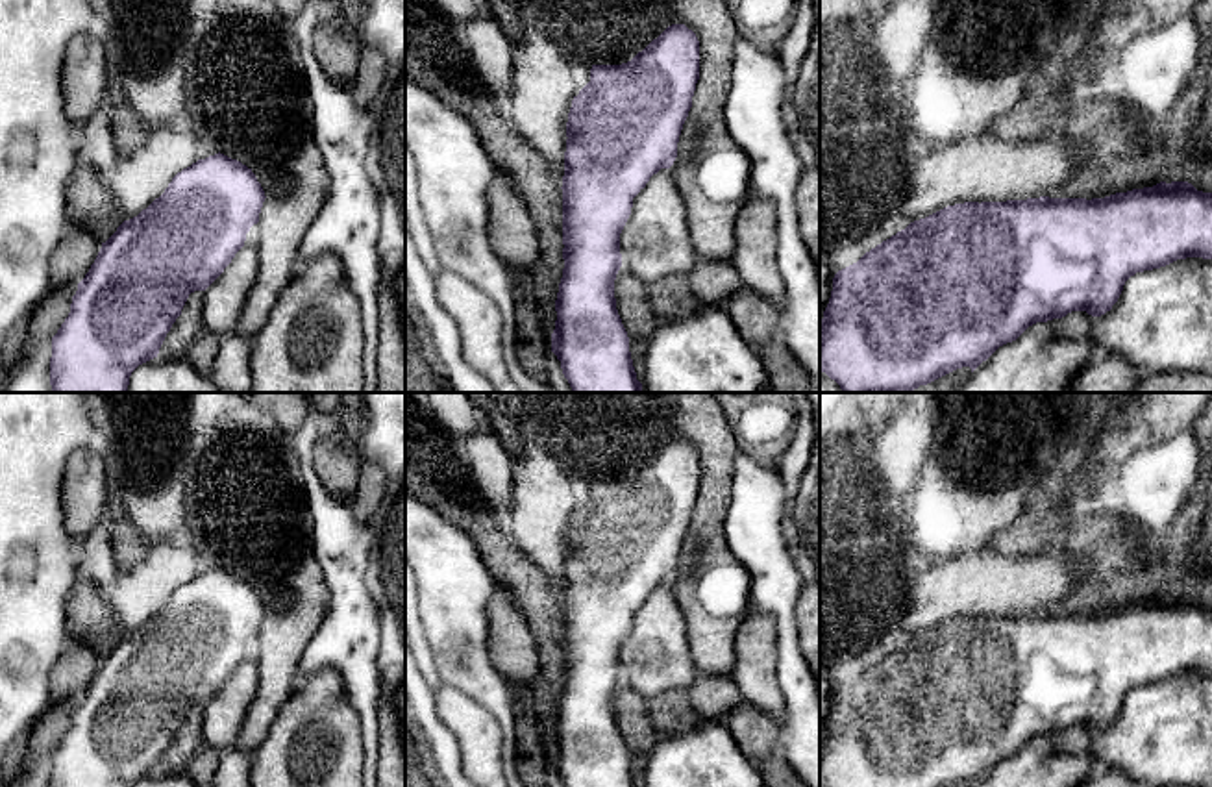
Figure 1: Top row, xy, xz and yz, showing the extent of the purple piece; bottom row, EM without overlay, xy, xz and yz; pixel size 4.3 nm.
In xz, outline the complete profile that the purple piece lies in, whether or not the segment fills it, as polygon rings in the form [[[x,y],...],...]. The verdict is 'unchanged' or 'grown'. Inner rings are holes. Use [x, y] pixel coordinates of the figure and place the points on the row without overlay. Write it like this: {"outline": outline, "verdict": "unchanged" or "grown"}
{"outline": [[[672,439],[631,476],[622,480],[592,480],[590,496],[572,515],[561,602],[564,683],[555,715],[557,735],[551,748],[551,767],[561,776],[563,787],[635,787],[629,752],[614,713],[614,694],[622,681],[620,648],[631,630],[633,613],[653,589],[674,580],[698,494],[699,456],[685,439]]], "verdict": "unchanged"}

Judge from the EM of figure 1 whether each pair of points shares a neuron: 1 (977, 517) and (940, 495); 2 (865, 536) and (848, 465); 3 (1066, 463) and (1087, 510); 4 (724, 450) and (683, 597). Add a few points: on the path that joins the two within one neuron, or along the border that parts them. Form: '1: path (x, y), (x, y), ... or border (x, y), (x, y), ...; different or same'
1: path (968, 508), (963, 502), (950, 502); same
2: path (848, 519), (848, 482); same
3: path (1066, 476), (1066, 497), (1074, 504); same
4: path (715, 487), (704, 550), (696, 560); same

